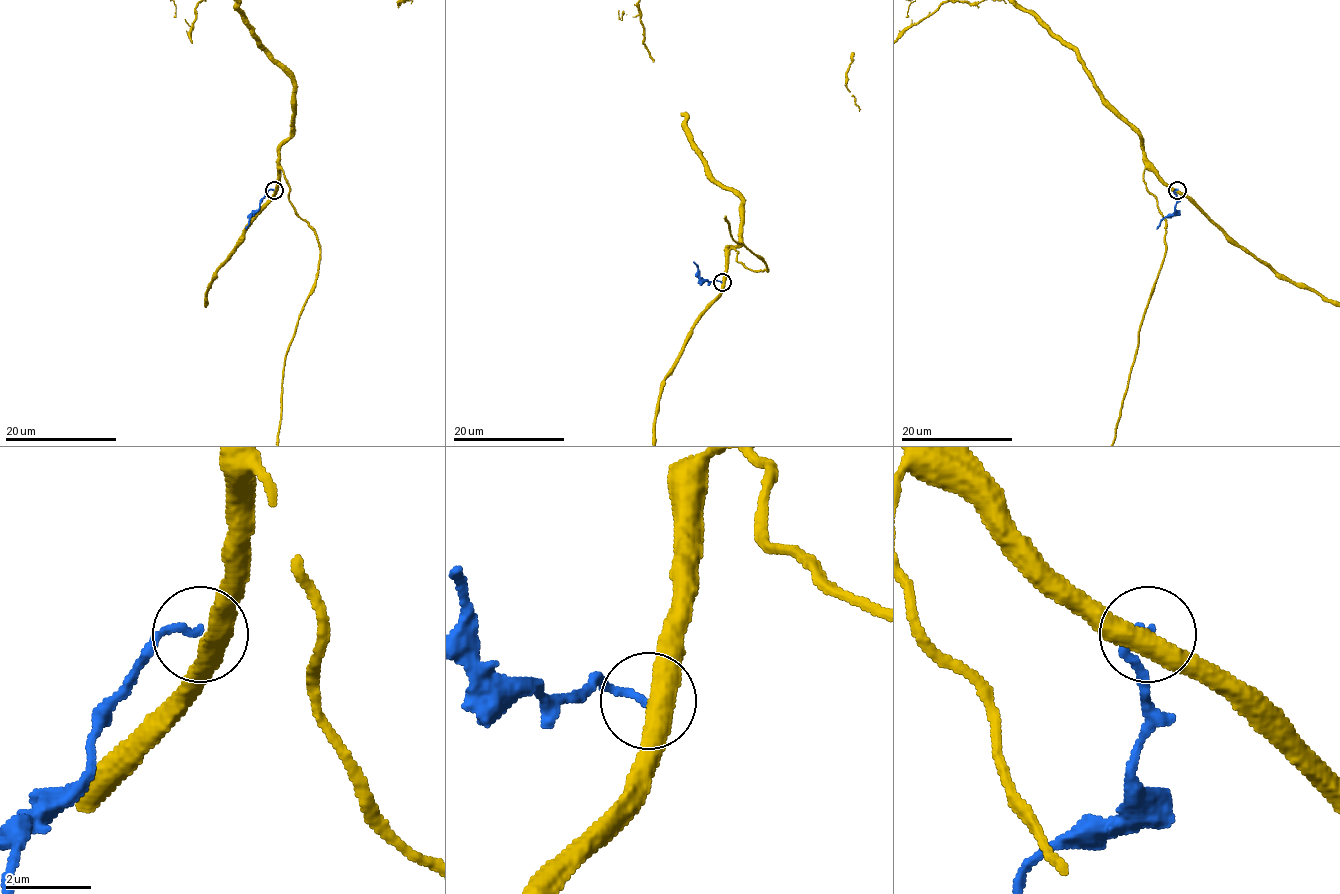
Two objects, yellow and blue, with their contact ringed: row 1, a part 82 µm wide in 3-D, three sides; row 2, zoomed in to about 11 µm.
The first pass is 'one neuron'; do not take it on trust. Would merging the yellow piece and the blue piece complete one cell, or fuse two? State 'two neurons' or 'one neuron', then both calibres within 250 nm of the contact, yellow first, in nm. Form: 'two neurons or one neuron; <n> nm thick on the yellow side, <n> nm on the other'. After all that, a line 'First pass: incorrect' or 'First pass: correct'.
two neurons; 480 nm thick on the yellow side, 170 nm on the other
First pass: incorrect

